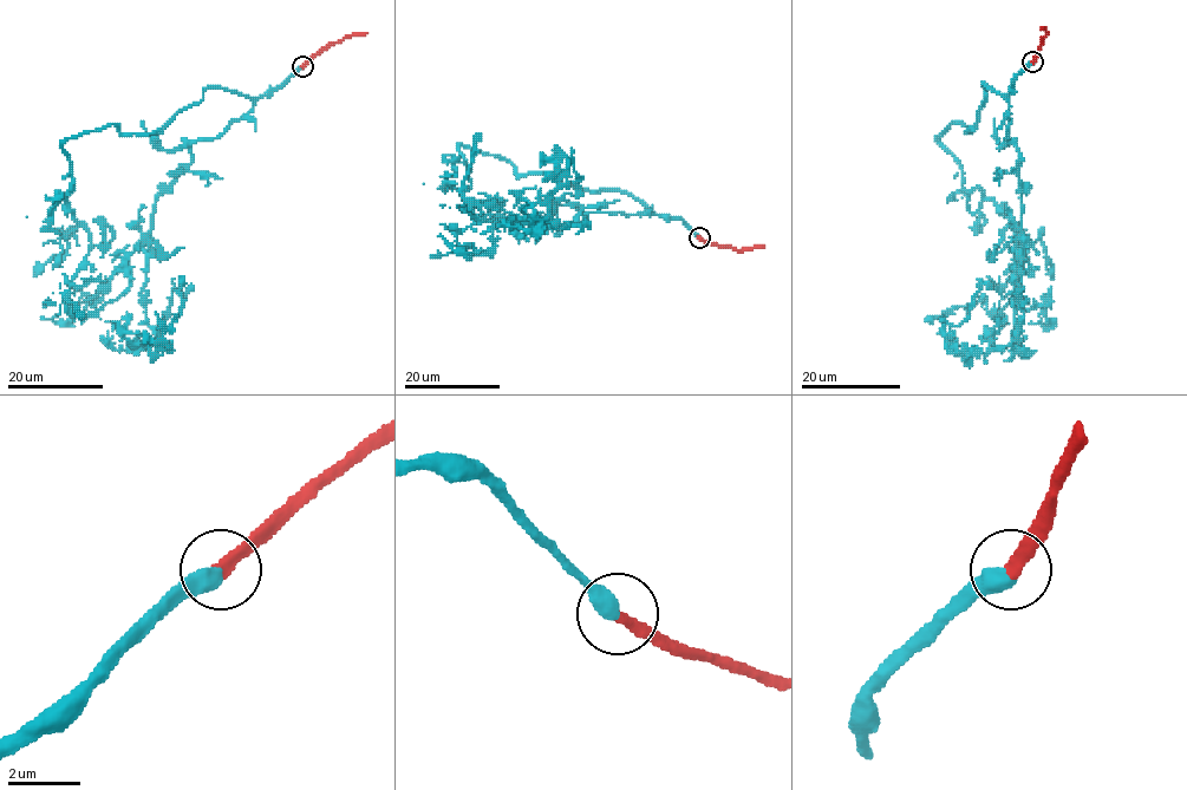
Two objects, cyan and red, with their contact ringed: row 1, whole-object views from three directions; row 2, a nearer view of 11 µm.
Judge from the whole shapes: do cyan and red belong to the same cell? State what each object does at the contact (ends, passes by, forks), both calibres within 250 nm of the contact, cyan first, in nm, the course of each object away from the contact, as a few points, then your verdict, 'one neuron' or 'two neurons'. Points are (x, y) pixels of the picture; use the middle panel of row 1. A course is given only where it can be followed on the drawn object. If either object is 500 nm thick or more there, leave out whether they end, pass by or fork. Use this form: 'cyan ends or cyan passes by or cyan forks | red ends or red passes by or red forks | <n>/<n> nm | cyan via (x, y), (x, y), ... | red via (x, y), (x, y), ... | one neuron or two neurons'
cyan ends | red ends | 480/340 nm | cyan via (699, 236), (626, 194), (519, 176), (458, 145), (468, 213), (487, 221), (468, 210), (497, 194) | red via (699, 237), (731, 248), (763, 246) | one neuron

